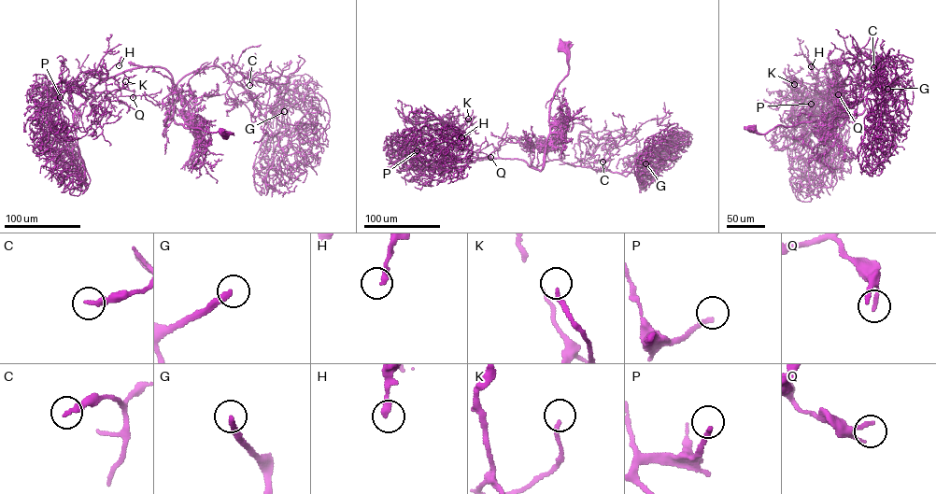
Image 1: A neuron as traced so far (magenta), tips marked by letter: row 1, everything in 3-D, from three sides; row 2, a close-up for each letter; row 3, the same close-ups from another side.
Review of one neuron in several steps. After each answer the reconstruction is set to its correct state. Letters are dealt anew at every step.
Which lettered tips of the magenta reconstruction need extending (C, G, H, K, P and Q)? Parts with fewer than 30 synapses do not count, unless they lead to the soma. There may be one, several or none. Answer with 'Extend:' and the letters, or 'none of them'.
Extend: G

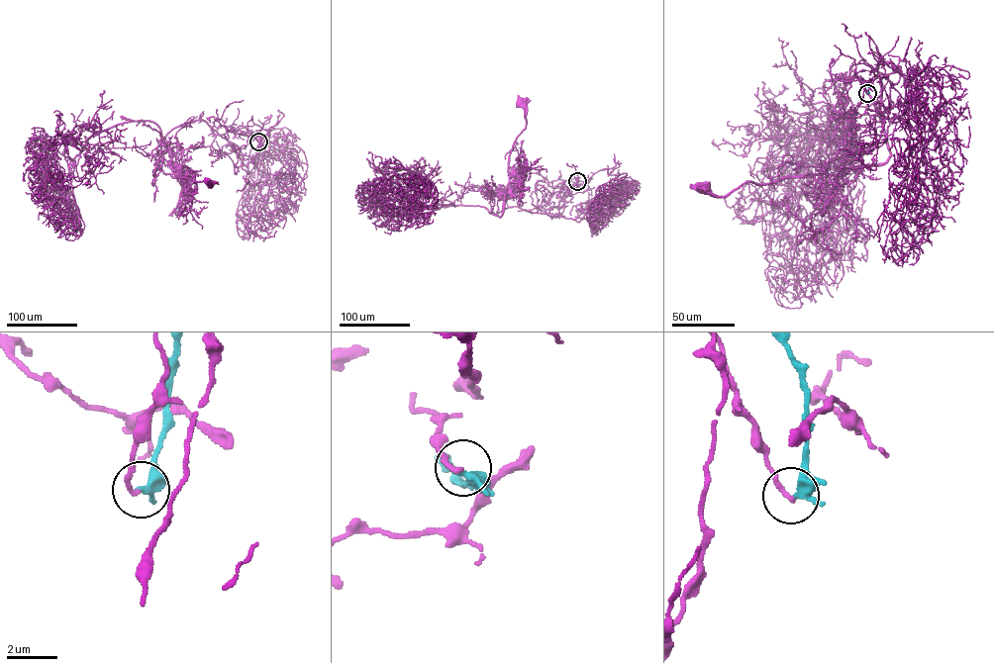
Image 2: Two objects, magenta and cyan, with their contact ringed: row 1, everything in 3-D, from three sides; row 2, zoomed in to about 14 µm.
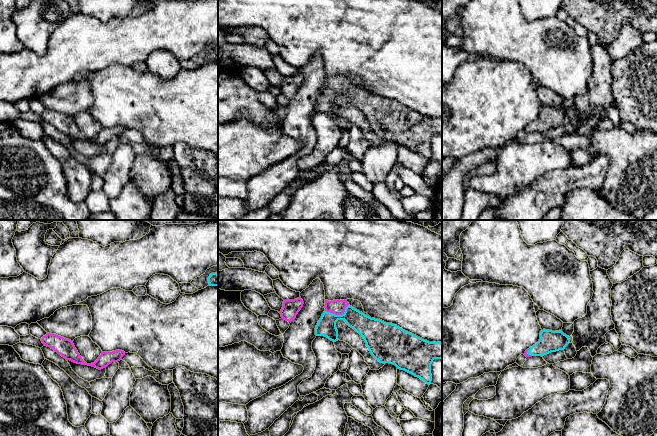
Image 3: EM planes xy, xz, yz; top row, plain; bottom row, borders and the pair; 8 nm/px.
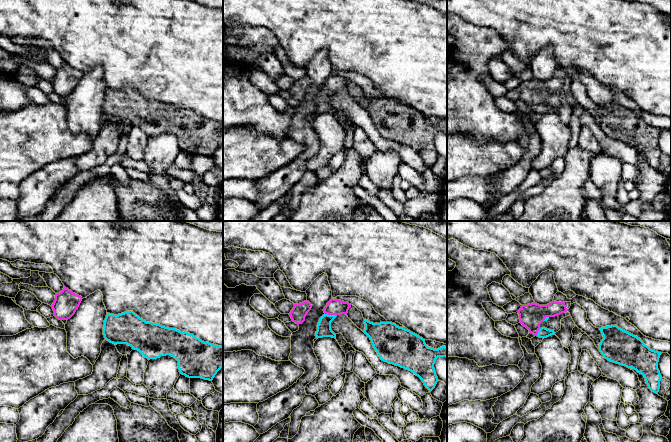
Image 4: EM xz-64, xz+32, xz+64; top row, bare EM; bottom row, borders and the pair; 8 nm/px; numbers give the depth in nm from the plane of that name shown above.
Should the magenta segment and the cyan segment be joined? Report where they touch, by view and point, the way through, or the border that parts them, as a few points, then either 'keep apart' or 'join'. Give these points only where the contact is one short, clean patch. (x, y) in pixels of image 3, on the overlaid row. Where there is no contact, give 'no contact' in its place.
contact xz (338, 314); way xz (337, 307), (338, 314), (349, 314), (366, 326); join

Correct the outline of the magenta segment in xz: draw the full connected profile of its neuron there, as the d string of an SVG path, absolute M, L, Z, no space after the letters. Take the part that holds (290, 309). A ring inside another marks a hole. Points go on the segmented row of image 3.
M301 297L294 300L284 300L283 307L279 312L281 314L282 319L291 322L296 318L296 315L303 307L303 300Z

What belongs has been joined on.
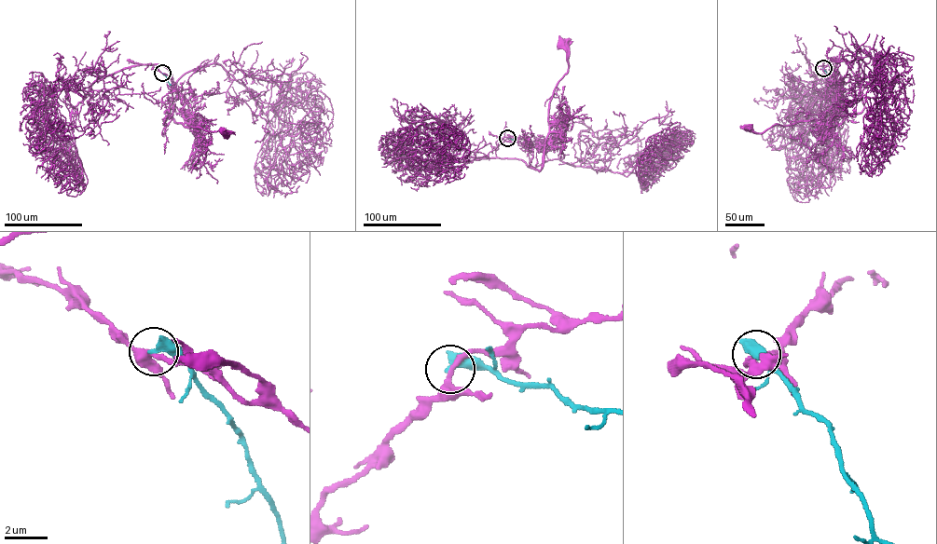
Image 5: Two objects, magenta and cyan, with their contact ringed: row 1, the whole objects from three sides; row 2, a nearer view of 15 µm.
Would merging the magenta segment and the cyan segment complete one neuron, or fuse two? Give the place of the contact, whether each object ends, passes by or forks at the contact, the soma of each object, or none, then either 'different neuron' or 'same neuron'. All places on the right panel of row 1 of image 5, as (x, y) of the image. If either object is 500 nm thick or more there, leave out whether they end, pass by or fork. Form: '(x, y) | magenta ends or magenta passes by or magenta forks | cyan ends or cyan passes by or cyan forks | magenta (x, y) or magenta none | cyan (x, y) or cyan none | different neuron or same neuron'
(823, 68) | magenta passes by | cyan ends | magenta (749, 129) | cyan none | different neuron

